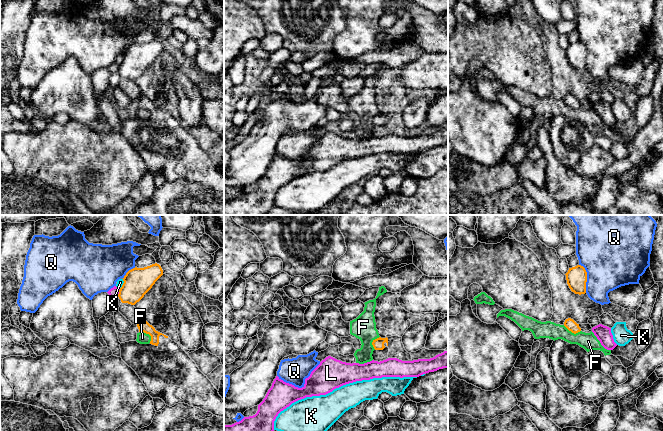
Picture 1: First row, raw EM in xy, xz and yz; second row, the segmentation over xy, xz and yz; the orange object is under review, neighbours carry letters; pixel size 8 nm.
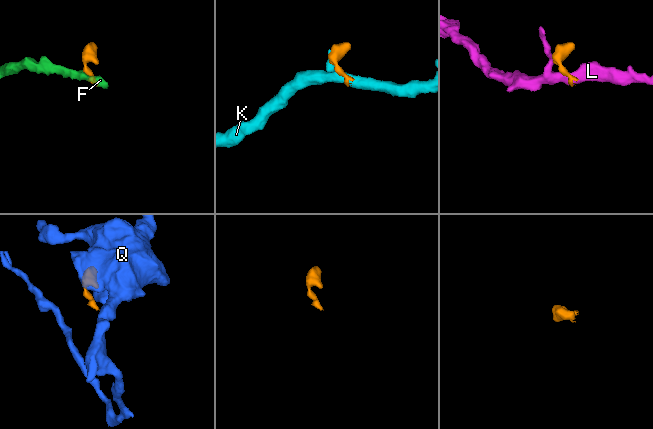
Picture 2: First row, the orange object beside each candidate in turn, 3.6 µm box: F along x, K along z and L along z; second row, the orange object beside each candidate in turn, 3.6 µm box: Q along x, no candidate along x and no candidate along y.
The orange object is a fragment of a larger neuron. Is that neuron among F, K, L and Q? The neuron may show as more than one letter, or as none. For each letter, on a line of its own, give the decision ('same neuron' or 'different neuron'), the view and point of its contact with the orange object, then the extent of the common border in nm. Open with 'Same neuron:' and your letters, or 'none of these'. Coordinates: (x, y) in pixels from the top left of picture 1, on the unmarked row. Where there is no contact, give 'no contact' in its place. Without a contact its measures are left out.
Same neuron: none of these
F: different neuron | xy (148, 109) | 130 nm
K: different neuron | xy (123, 60) | 90 nm
L: different neuron | xy (119, 68) | 60 nm
Q: different neuron | yz (586, 54) | 240 nm

